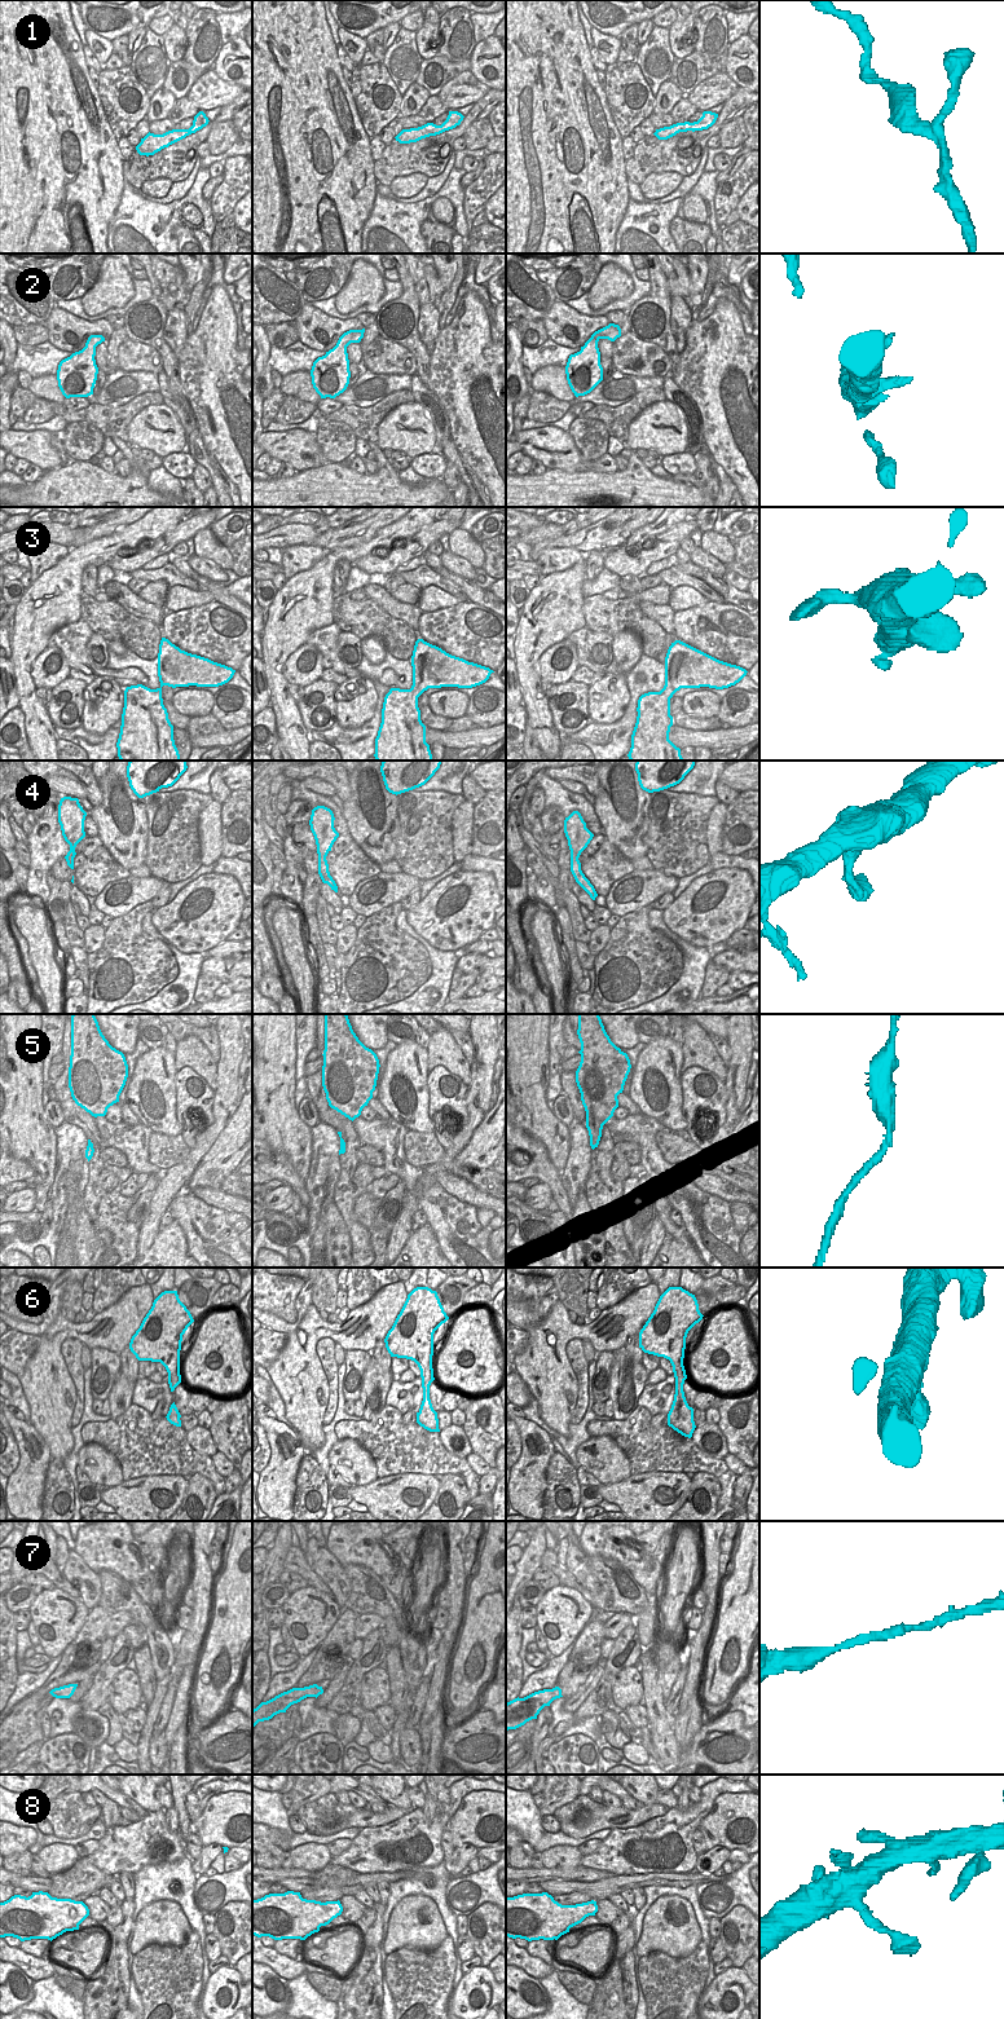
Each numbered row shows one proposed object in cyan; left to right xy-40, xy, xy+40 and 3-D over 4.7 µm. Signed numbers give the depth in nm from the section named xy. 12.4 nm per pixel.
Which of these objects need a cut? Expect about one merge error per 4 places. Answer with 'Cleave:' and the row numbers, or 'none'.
Cleave: none

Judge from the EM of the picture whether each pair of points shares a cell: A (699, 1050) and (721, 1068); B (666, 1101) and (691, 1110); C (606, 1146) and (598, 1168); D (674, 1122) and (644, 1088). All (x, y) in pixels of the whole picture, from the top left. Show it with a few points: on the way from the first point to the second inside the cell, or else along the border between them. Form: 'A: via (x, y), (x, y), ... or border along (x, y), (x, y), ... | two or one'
A: via (704, 1056), (716, 1065) | one
B: border along (681, 1075), (682, 1116), (686, 1128) | two
C: via (604, 1151), (600, 1163) | one
D: via (669, 1114), (652, 1096) | one

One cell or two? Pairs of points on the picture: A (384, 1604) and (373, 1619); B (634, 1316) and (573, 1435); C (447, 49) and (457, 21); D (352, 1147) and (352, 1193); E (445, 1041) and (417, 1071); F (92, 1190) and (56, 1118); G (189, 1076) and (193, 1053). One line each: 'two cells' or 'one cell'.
A: two cells
B: two cells
C: one cell
D: one cell
E: two cells
F: two cells
G: two cells

